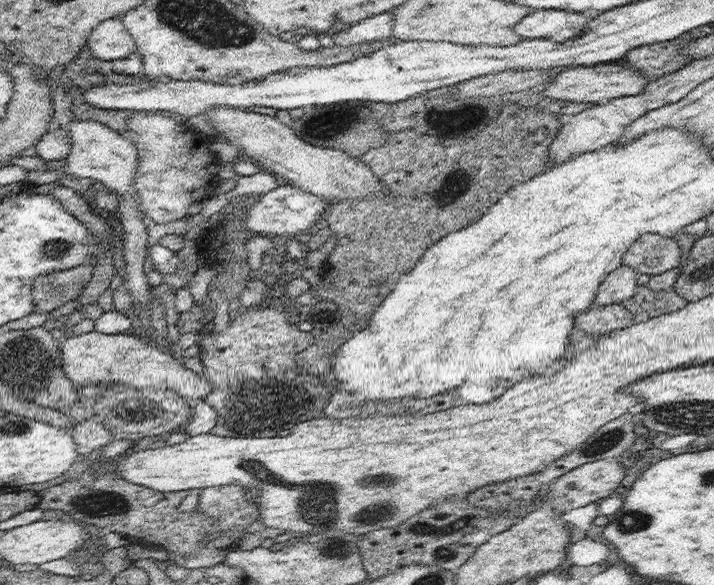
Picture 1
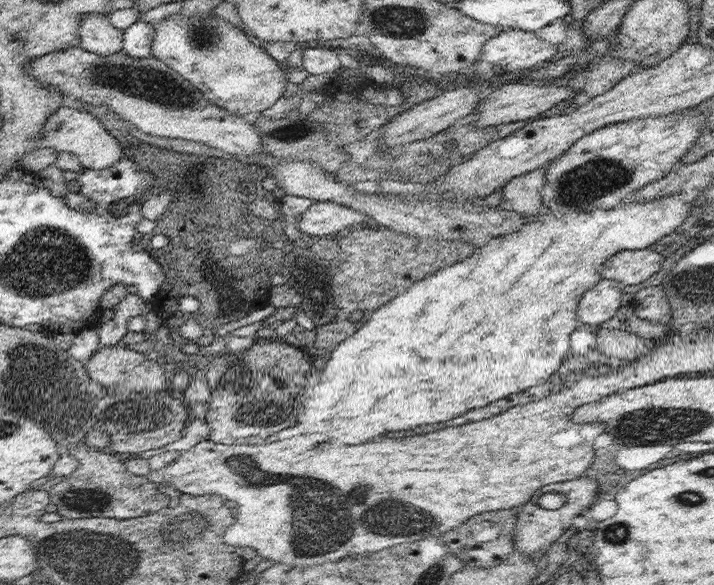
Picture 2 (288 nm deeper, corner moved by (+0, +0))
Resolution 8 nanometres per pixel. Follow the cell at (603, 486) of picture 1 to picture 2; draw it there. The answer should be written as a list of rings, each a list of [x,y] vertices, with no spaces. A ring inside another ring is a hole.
[[[579,476],[579,478],[573,478],[573,480],[565,480],[565,482],[555,482],[555,484],[547,484],[547,486],[541,486],[539,490],[535,490],[535,494],[517,510],[517,524],[515,524],[515,548],[519,548],[521,552],[533,556],[533,558],[541,558],[551,546],[555,540],[559,540],[559,536],[571,526],[571,518],[575,518],[577,514],[587,514],[587,510],[597,502],[597,490],[599,490],[599,484],[593,480],[593,478],[587,478],[587,476]],[[547,492],[563,492],[565,494],[565,504],[557,510],[545,510],[545,508],[539,508],[537,506],[537,500],[541,494],[547,494]]]

